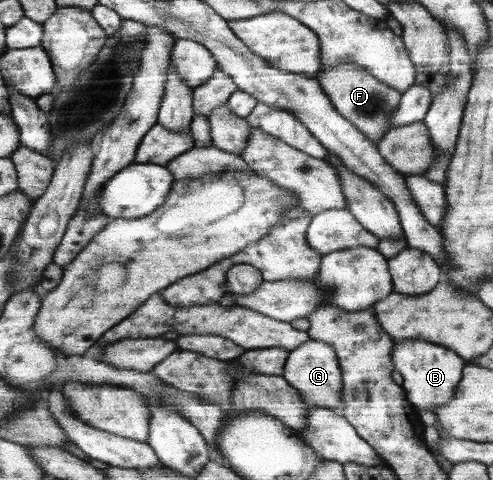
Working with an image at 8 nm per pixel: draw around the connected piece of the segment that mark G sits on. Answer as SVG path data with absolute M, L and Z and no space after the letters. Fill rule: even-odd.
M310 338L304 346L290 350L282 376L300 390L303 400L308 404L333 409L340 401L344 401L343 367L335 348L324 341Z

